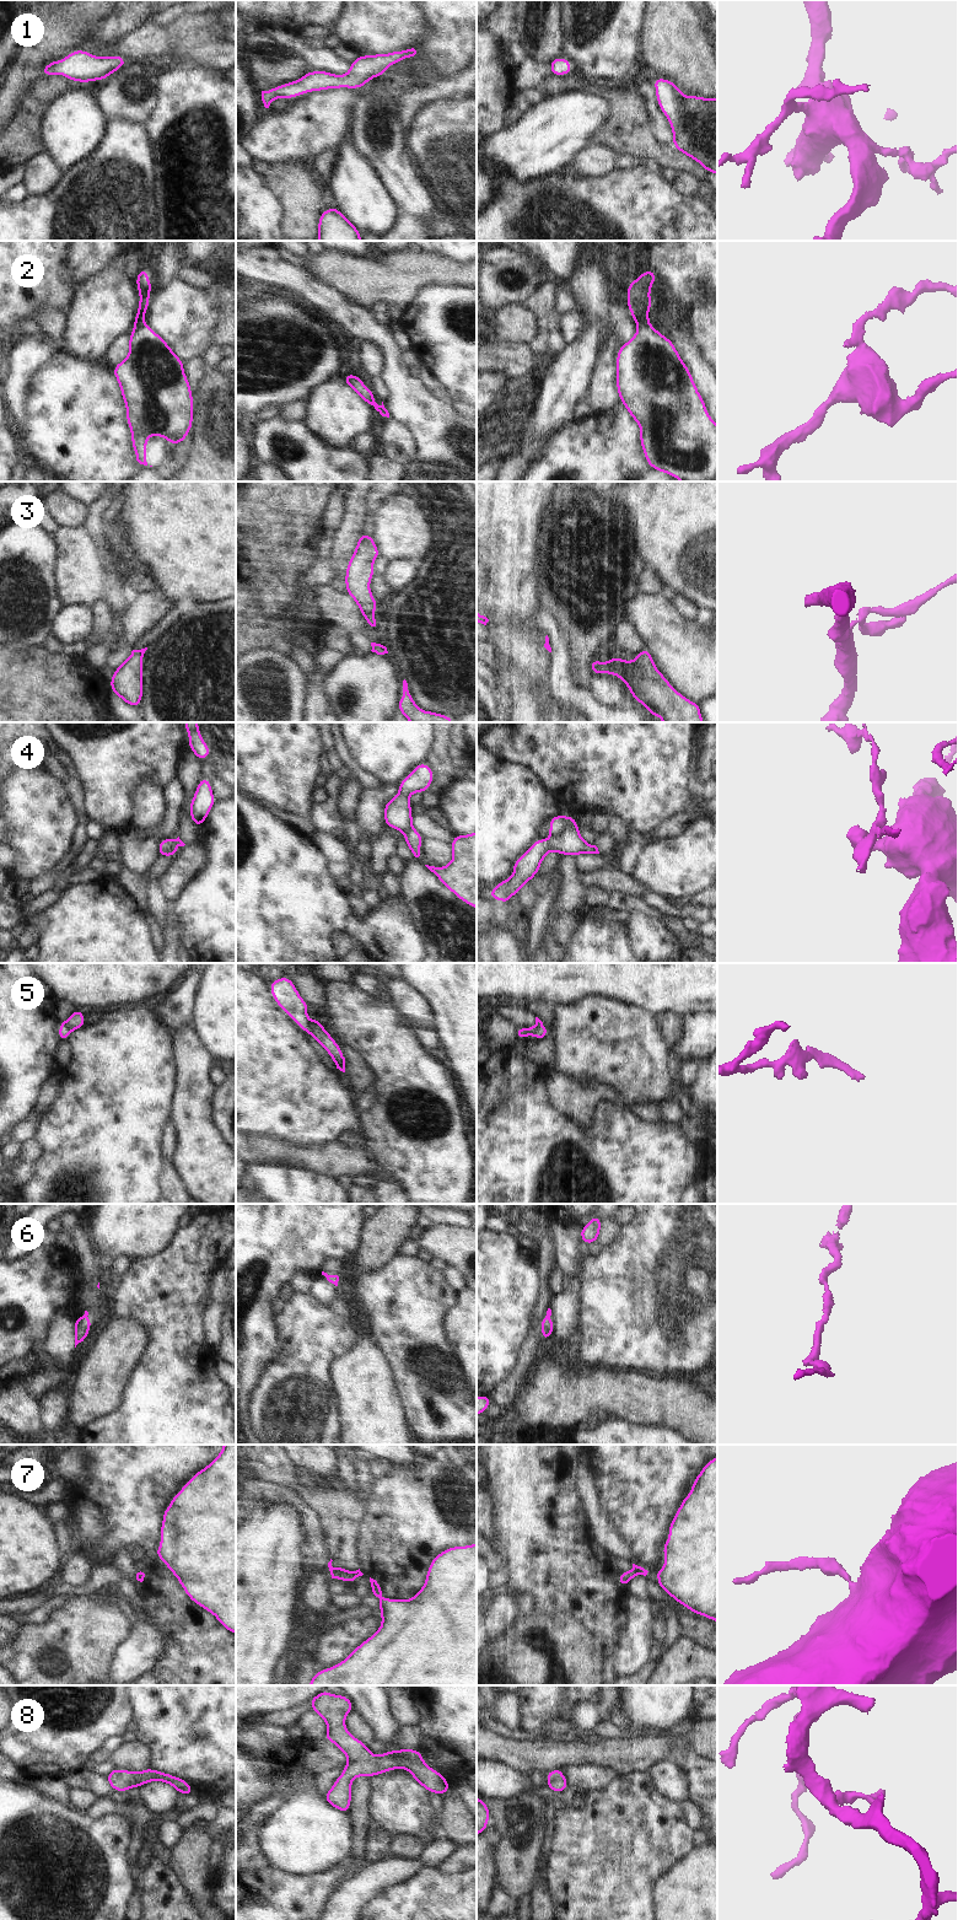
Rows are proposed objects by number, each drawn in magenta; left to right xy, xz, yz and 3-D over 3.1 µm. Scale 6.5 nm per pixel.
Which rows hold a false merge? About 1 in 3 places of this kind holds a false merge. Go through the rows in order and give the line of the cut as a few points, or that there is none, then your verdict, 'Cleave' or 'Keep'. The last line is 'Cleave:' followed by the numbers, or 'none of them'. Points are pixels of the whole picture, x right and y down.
1: No split. Keep
2: Split along xy (145, 323), (140, 323), (134, 329). Cleave
3: No split. Keep
4: No split. Keep
5: Split along xz (307, 1021), (310, 1032). Cleave
6: No split. Keep
7: No split. Keep
8: No split. Keep
Cleave: 2, 5.

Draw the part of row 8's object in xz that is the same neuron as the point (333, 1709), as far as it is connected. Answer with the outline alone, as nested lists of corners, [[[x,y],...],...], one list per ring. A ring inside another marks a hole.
[[[323,1689],[310,1703],[311,1711],[318,1714],[327,1722],[327,1735],[323,1739],[334,1743],[348,1757],[341,1775],[323,1795],[332,1807],[349,1813],[351,1782],[355,1778],[372,1778],[398,1768],[408,1770],[427,1792],[442,1796],[451,1789],[450,1782],[437,1770],[425,1764],[424,1757],[416,1749],[403,1748],[373,1755],[368,1750],[368,1746],[351,1736],[345,1727],[345,1717],[354,1710],[351,1700],[345,1695],[330,1694]]]

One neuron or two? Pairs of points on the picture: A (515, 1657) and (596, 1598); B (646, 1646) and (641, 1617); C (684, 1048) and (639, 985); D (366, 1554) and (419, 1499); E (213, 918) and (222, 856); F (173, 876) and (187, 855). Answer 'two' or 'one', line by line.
A: two
B: one
C: two
D: one
E: one
F: one

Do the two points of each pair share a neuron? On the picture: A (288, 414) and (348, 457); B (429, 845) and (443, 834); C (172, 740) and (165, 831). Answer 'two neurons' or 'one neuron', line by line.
A: two neurons
B: two neurons
C: two neurons

